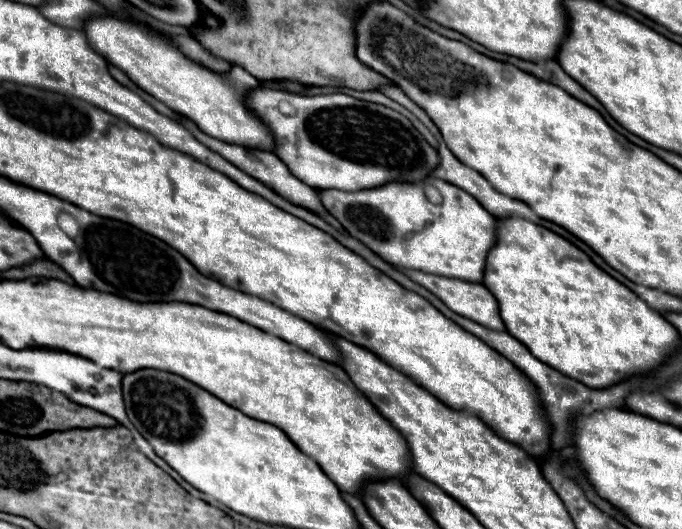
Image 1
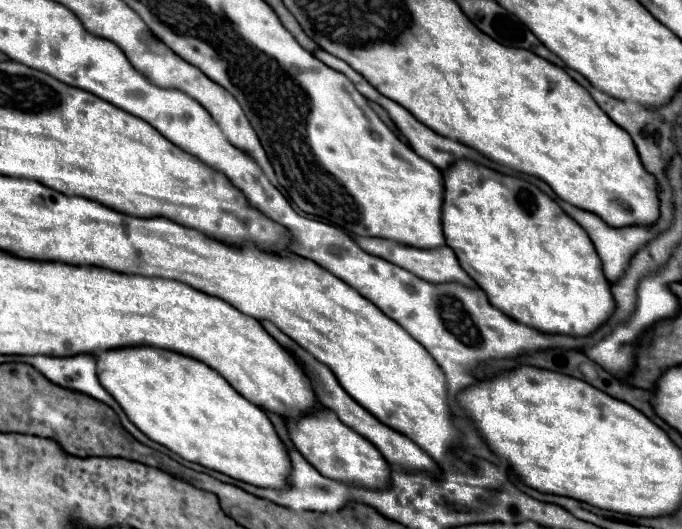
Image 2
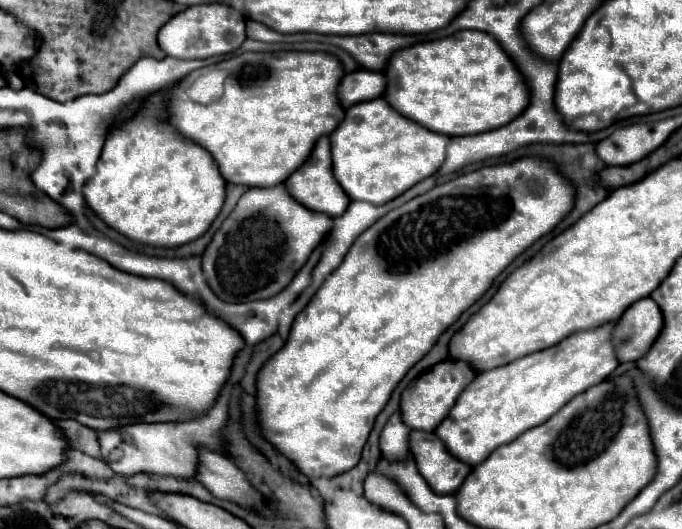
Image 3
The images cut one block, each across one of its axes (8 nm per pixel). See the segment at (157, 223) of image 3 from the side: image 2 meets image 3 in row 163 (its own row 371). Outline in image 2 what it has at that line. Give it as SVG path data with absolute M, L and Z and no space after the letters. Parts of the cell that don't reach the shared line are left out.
M116 348L112 352L104 352L96 356L98 378L102 386L114 396L124 414L144 432L150 440L166 446L174 454L182 456L188 462L196 462L204 468L222 472L236 480L244 480L248 484L256 484L260 488L286 488L288 476L292 472L292 464L288 460L288 452L278 438L268 416L246 398L242 398L216 370L210 366L160 348Z

